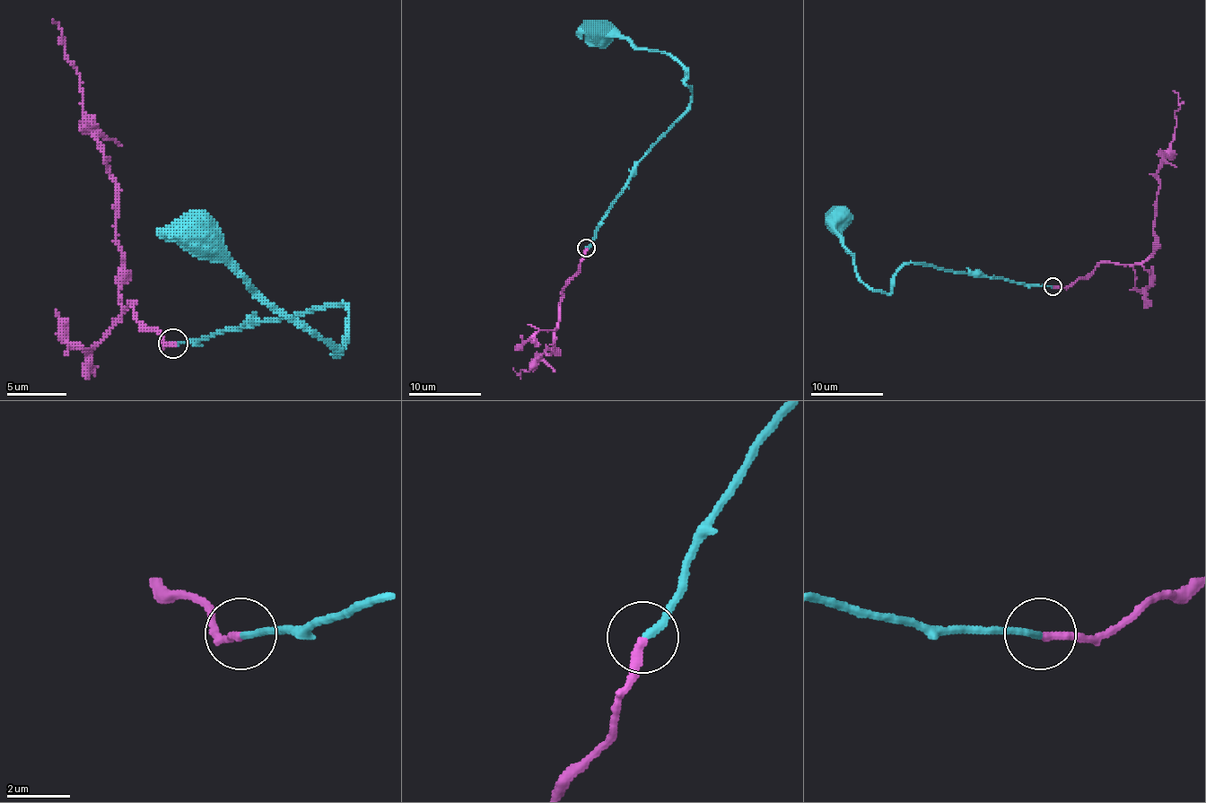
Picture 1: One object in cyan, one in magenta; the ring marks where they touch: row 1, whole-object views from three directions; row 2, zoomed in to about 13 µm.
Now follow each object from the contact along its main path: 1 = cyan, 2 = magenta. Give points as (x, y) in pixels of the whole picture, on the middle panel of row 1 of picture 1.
1: (585, 248), (631, 170), (686, 109), (692, 91), (683, 67), (667, 53), (599, 33)
2: (585, 248), (580, 266), (563, 286), (554, 348), (529, 371), (522, 370), (520, 375), (513, 368)

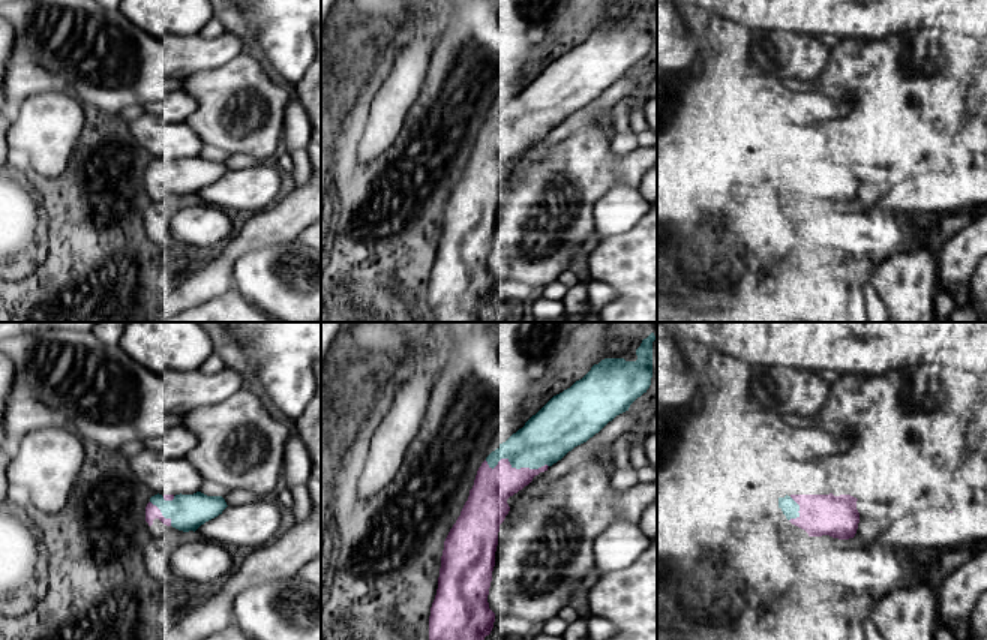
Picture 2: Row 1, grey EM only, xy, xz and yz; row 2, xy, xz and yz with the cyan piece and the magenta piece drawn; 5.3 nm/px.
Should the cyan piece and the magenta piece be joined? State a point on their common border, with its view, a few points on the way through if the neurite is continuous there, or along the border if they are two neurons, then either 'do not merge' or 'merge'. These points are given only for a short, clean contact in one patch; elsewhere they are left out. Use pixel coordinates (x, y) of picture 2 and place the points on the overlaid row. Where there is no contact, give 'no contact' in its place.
meets cyan in xz at (516, 468); do not merge

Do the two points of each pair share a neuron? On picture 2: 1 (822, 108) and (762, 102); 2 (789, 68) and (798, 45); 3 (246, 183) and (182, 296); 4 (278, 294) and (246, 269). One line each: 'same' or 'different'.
1: same
2: same
3: different
4: same

